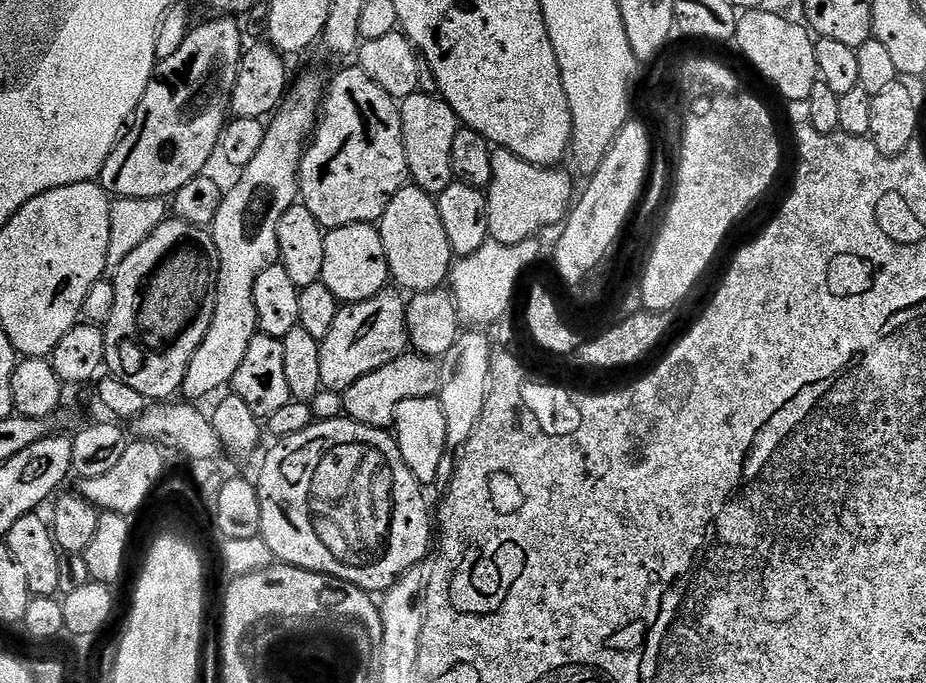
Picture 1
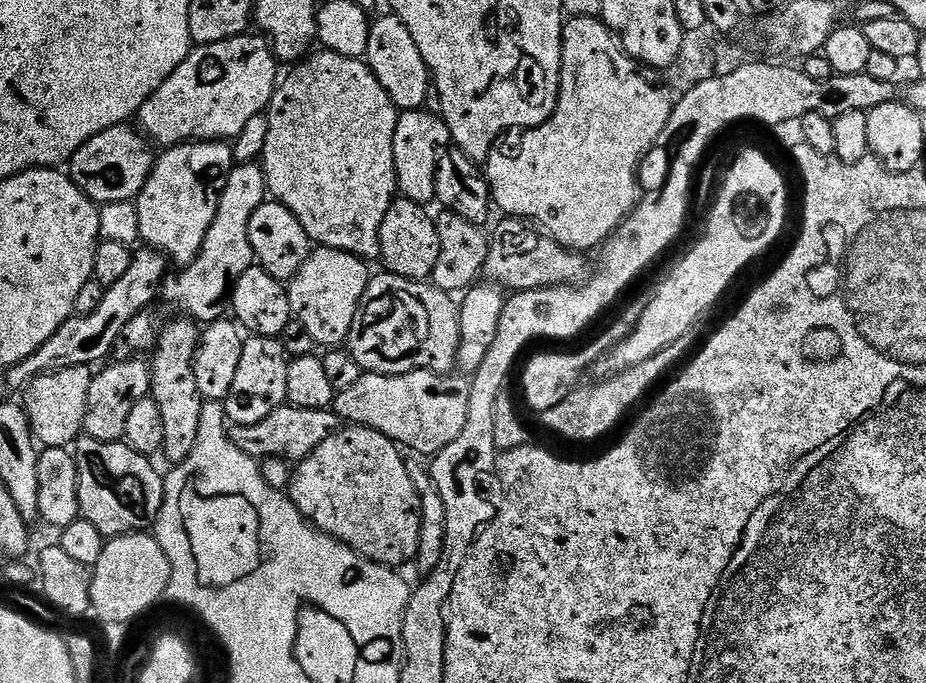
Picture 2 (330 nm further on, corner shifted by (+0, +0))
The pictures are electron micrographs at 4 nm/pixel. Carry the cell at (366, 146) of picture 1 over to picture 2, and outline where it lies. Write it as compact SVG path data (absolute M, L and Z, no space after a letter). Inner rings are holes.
M327 50L313 51L307 58L302 59L293 67L288 77L281 79L276 86L276 93L268 103L266 115L270 131L266 133L266 146L262 157L264 177L268 183L268 191L275 203L286 206L298 222L302 222L302 230L306 230L308 239L313 245L325 248L337 248L343 252L349 252L359 256L365 262L380 260L380 231L382 230L382 218L386 218L386 210L390 210L392 201L397 199L396 171L394 170L394 130L396 129L396 117L398 109L396 103L386 94L382 82L372 73L371 68L363 59L355 56L343 56Z

